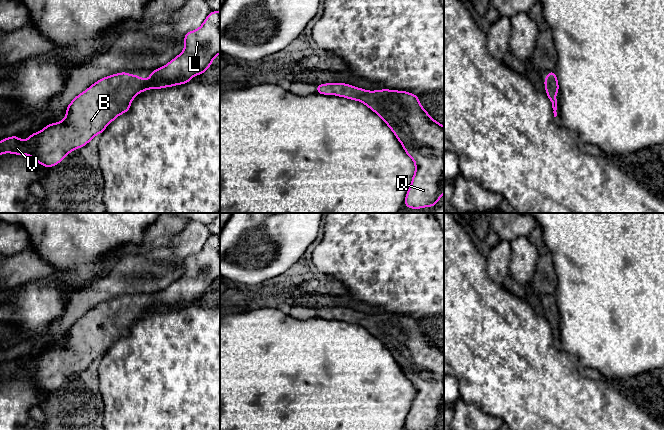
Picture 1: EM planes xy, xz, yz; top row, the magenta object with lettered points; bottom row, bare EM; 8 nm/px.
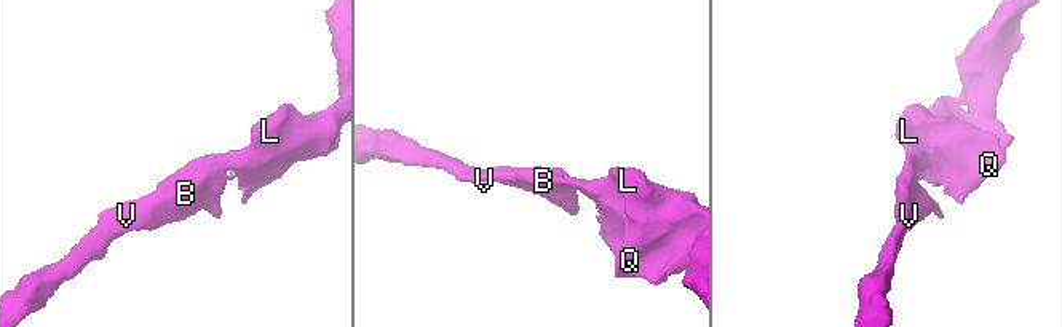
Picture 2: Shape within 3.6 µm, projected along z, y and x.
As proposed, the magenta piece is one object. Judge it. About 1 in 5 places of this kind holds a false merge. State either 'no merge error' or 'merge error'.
no merge error

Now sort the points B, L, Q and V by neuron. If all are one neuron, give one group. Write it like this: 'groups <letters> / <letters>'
groups B L Q V

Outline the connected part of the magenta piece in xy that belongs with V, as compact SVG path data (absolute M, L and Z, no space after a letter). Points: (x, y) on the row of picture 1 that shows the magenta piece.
M210 11L198 29L185 33L184 44L184 50L163 67L152 70L147 81L136 74L129 75L127 71L99 79L70 102L66 107L66 115L63 121L48 124L41 131L30 134L25 141L22 141L16 135L0 140L0 155L3 153L28 155L40 165L51 168L58 165L73 150L87 145L95 135L100 135L119 115L128 112L132 100L141 92L149 89L162 89L175 85L183 85L192 81L194 75L202 76L211 66L213 59L220 54L220 11Z

